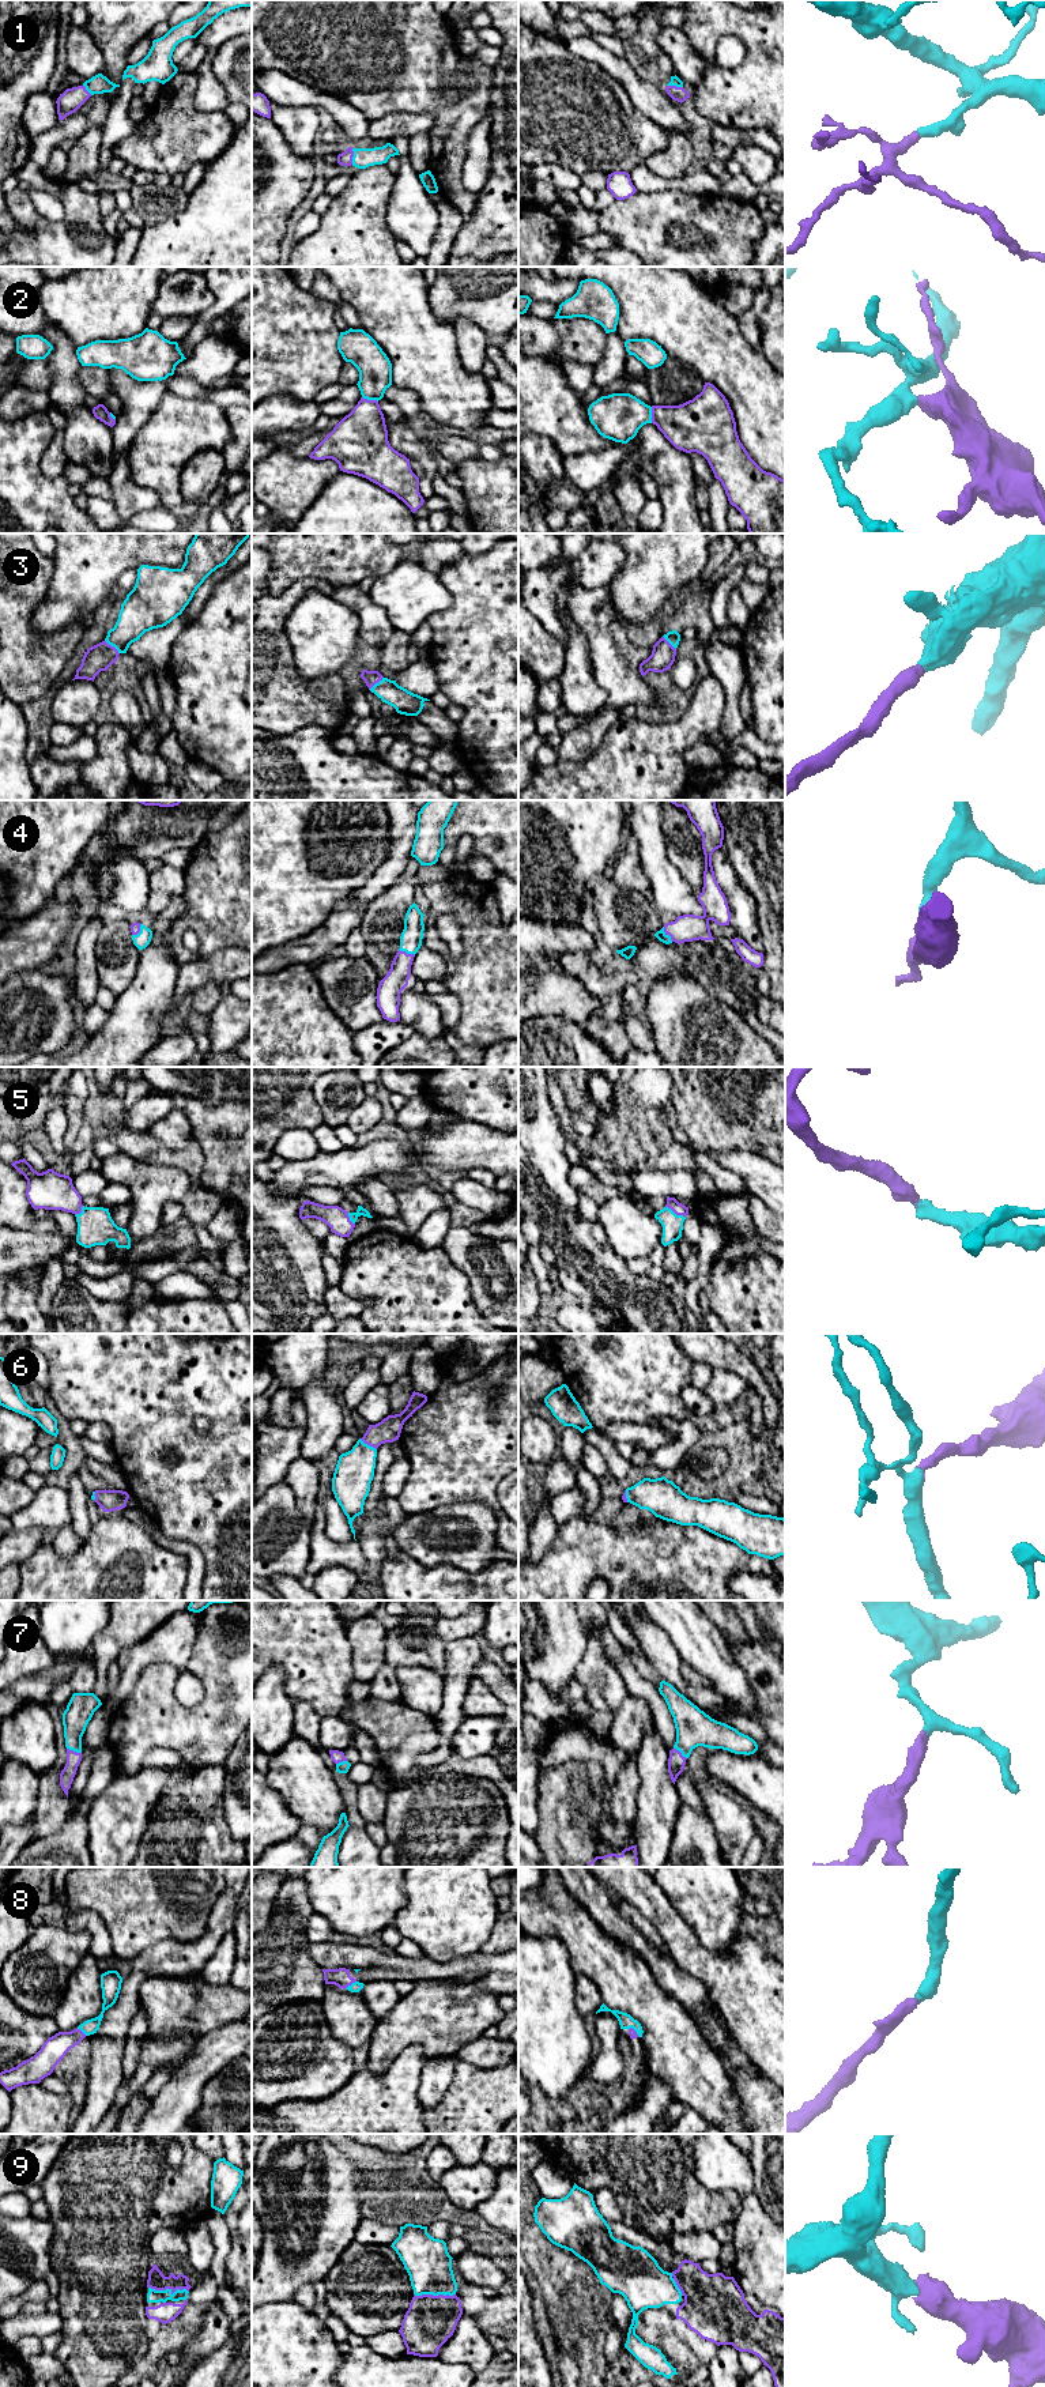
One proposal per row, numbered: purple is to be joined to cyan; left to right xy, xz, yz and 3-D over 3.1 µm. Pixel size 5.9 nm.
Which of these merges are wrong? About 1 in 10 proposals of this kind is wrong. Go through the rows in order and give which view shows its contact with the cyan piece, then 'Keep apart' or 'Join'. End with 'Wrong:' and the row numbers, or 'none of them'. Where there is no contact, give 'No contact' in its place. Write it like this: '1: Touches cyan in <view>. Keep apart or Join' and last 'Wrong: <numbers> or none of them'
1: Touches cyan in xz. Join
2: Touches cyan in xz. Join
3: Touches cyan in xy. Join
4: Touches cyan in yz. Join
5: Touches cyan in yz. Join
6: Touches cyan in xz. Join
7: Touches cyan in xy. Join
8: Touches cyan in xz. Join
9: Touches cyan in xy. Join
Wrong: none of them

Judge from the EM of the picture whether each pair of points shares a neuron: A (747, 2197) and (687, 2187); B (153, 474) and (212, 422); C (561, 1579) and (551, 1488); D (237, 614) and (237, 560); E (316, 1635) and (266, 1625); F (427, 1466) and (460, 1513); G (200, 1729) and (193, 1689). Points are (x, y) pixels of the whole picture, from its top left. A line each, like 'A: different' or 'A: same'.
A: different
B: same
C: different
D: different
E: same
F: different
G: different

